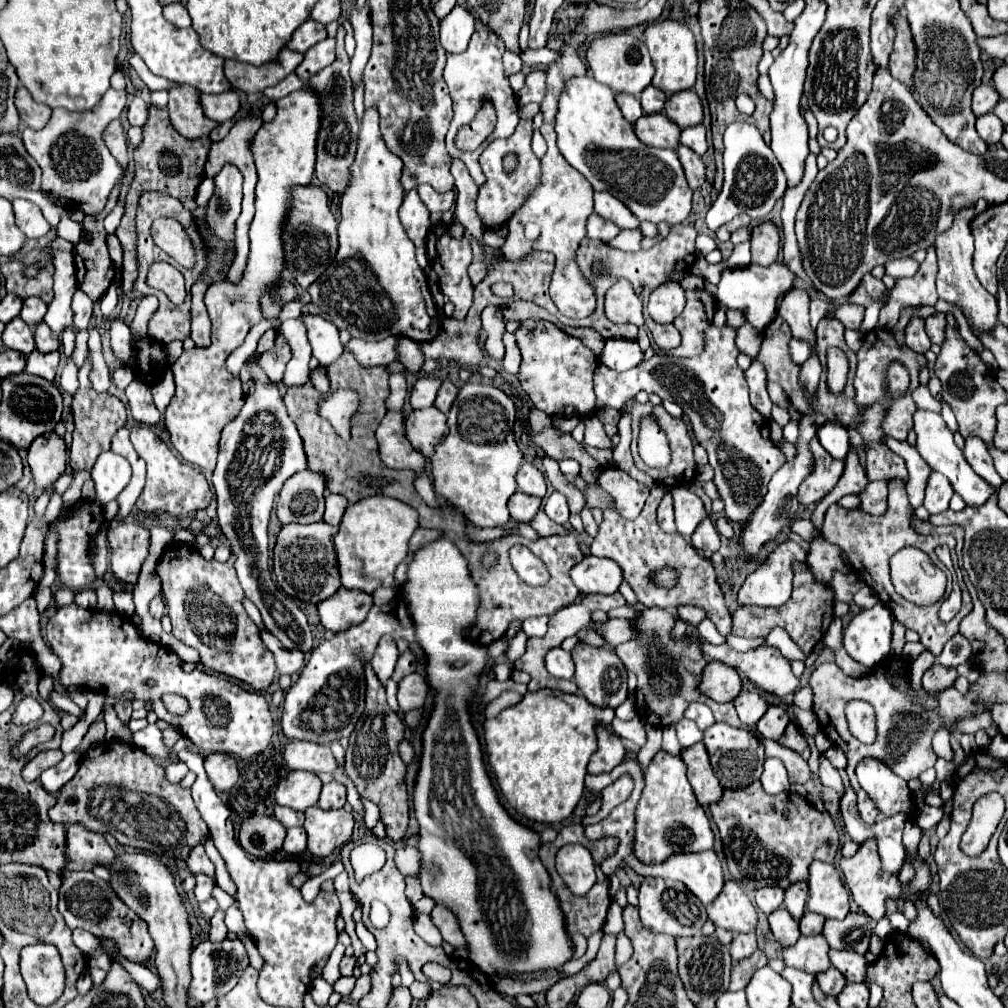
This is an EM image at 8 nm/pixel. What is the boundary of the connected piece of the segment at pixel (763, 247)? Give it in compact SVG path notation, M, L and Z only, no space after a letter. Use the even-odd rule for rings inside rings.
M761 222L751 230L751 262L769 266L777 260L779 252L779 228L775 222Z

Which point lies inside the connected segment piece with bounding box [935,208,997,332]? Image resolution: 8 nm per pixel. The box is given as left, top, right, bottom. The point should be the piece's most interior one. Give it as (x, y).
(956, 282)

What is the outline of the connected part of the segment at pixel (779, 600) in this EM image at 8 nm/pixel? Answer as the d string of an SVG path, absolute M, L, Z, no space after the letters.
M783 542L775 552L769 554L767 562L761 564L753 574L747 576L739 590L741 606L781 606L789 600L793 560L805 560L805 550L793 542Z

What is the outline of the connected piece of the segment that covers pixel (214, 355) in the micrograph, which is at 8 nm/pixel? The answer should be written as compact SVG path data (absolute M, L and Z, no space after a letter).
M303 86L275 104L277 116L263 124L253 138L253 158L259 182L255 200L257 212L249 228L251 252L245 276L239 286L221 280L207 288L205 306L213 324L211 346L183 352L171 366L177 384L175 396L165 410L165 426L171 434L171 444L185 462L209 472L213 472L216 467L221 428L239 414L245 400L241 392L241 380L225 370L225 358L243 344L249 328L261 320L257 294L265 292L265 286L273 286L283 272L281 224L287 214L291 188L297 184L309 184L315 170L317 132L321 130L321 98L309 86Z

